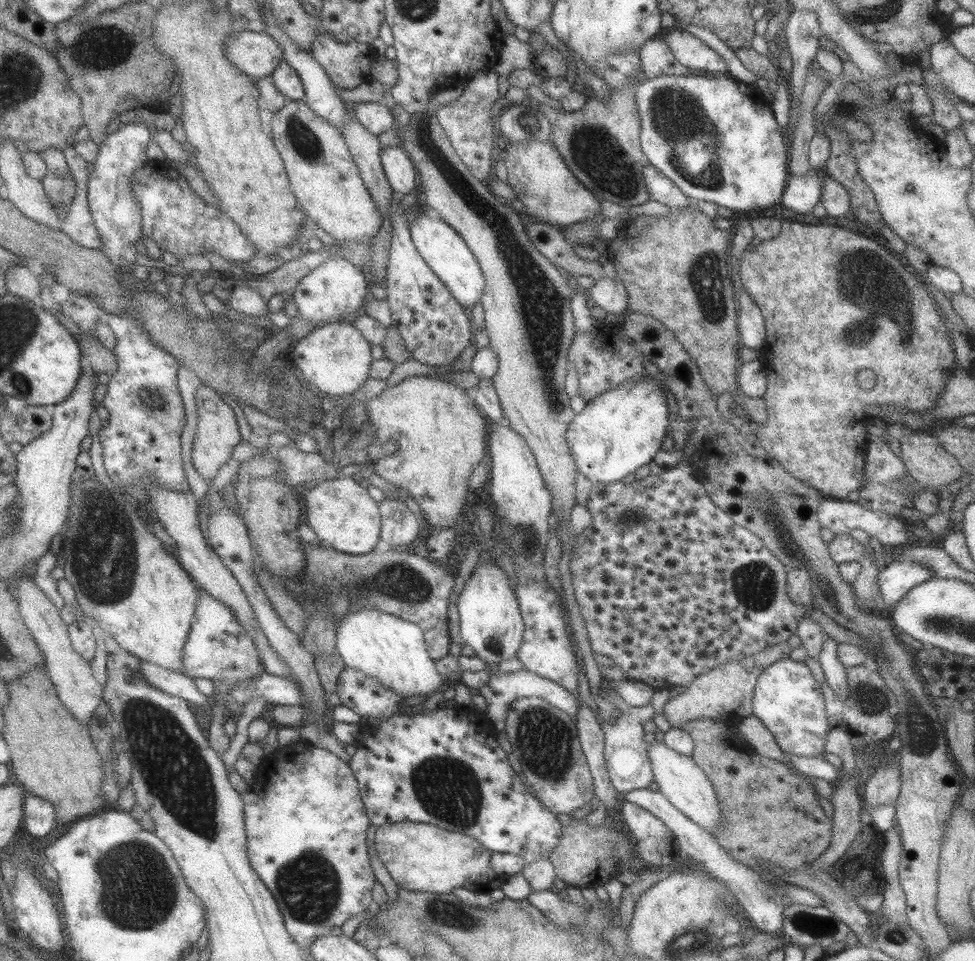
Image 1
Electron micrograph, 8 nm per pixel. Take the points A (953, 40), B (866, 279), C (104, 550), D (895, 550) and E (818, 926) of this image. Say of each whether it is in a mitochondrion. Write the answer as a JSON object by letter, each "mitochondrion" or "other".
{"A":"other","B":"mitochondrion","C":"mitochondrion","D":"other","E":"mitochondrion"}

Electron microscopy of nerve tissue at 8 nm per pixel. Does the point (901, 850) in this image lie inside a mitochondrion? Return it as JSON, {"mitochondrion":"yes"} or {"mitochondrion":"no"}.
{"mitochondrion":"no"}

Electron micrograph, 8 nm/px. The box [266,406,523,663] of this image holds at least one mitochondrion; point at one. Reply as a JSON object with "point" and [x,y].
{"point":[400,580]}

